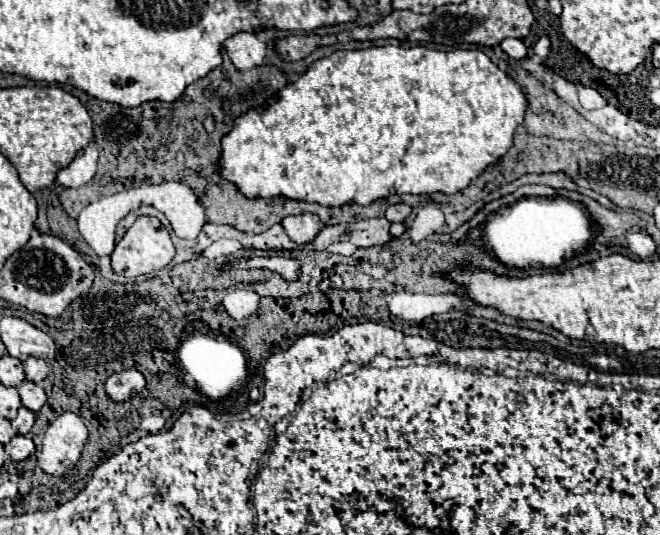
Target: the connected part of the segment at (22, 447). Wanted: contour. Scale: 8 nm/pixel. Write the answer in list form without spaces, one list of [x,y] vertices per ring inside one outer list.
[[[14,435],[14,439],[10,439],[10,443],[6,445],[6,453],[14,461],[24,461],[30,455],[34,455],[34,451],[36,451],[34,441],[28,435]]]

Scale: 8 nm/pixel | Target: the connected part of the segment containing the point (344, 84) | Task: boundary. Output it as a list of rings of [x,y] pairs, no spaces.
[[[382,45],[382,47],[368,47],[358,51],[334,51],[330,57],[318,59],[310,65],[310,69],[294,83],[290,83],[286,89],[280,91],[278,101],[262,111],[248,111],[246,115],[238,117],[234,121],[234,129],[222,139],[222,157],[220,157],[220,175],[232,181],[246,197],[278,197],[284,195],[288,199],[298,201],[312,201],[328,207],[344,205],[344,203],[358,203],[358,205],[370,205],[376,199],[388,197],[392,193],[456,193],[470,185],[490,163],[498,161],[502,155],[508,153],[514,141],[516,127],[522,125],[522,119],[526,115],[528,99],[522,91],[522,85],[516,83],[512,77],[508,77],[498,65],[490,61],[488,55],[484,55],[480,49],[456,48],[452,51],[436,51],[422,45],[416,47],[398,47],[398,45]]]

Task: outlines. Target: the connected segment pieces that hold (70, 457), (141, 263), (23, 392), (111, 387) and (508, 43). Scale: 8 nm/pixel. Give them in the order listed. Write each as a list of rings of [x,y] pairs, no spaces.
[[[76,413],[60,415],[44,433],[38,465],[50,475],[64,475],[80,459],[86,437],[88,429]]]
[[[138,217],[136,223],[126,231],[122,241],[116,245],[112,253],[112,269],[118,275],[136,277],[136,275],[150,275],[154,271],[164,269],[176,255],[176,247],[170,239],[170,233],[156,217]]]
[[[24,381],[20,387],[18,387],[18,393],[20,393],[20,399],[22,399],[22,405],[34,413],[38,413],[42,409],[42,405],[46,403],[46,393],[40,385],[32,383],[32,381]]]
[[[126,369],[122,373],[114,373],[106,379],[106,393],[114,401],[128,401],[132,395],[144,389],[146,381],[138,369]]]
[[[504,39],[504,41],[500,43],[500,47],[502,47],[502,51],[508,53],[512,59],[522,59],[522,57],[526,57],[526,53],[528,53],[528,49],[524,47],[524,43],[522,43],[520,39]]]

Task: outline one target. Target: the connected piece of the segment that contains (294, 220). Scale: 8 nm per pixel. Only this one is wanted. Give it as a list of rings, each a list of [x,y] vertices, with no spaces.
[[[300,213],[282,219],[282,227],[286,229],[288,237],[300,245],[300,243],[310,243],[316,237],[316,233],[324,227],[324,223],[314,213]]]

